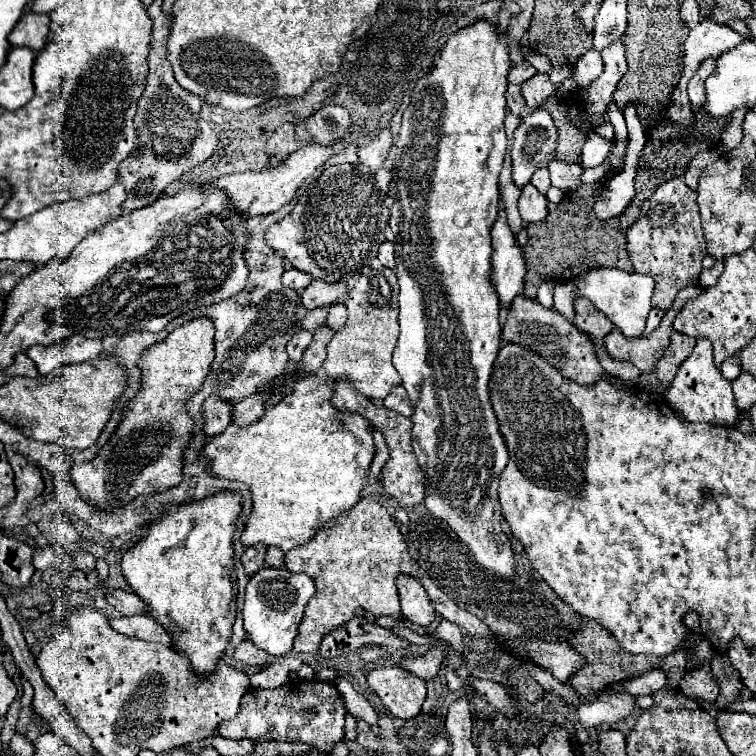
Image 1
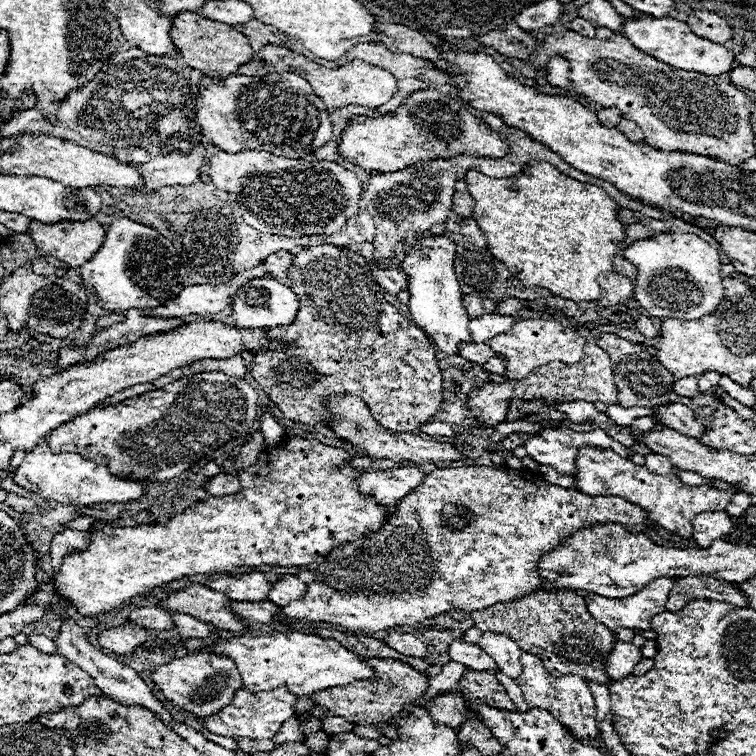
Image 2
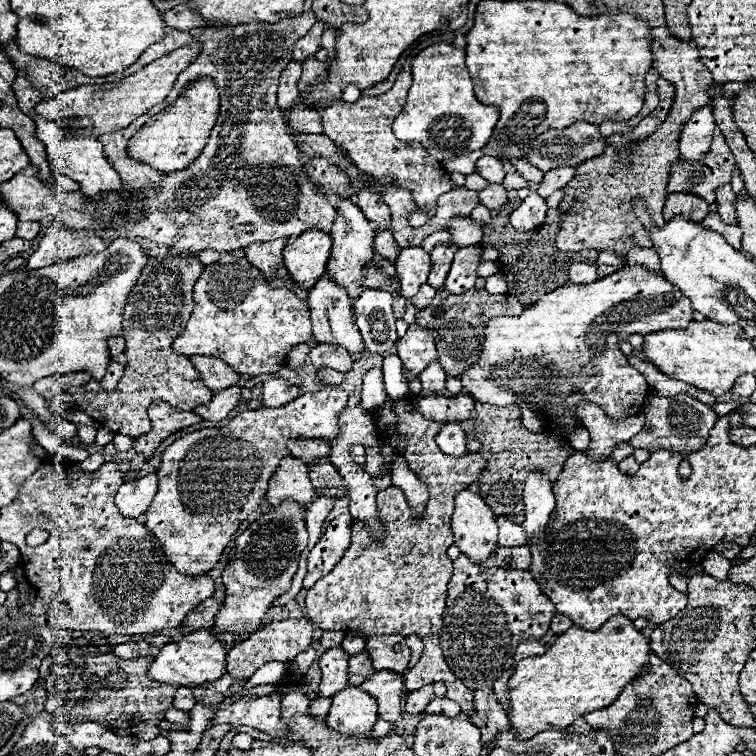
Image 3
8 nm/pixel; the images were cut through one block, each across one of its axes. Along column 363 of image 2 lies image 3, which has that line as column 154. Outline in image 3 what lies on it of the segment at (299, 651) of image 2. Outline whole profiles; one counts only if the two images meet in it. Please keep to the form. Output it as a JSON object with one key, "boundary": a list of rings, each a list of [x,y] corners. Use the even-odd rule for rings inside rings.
{"boundary":[[[196,630],[192,634],[186,634],[178,642],[166,644],[154,658],[152,666],[148,668],[148,676],[164,684],[200,686],[204,682],[218,680],[224,674],[224,670],[226,670],[226,650],[222,640],[214,638],[208,630]]]}

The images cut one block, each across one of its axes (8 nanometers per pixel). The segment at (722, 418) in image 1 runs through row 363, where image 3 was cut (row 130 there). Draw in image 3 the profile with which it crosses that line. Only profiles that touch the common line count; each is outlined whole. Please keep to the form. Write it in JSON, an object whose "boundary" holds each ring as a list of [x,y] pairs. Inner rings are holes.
{"boundary":[[[708,106],[698,108],[680,134],[680,156],[684,160],[702,160],[710,150],[714,128],[712,110]]]}

